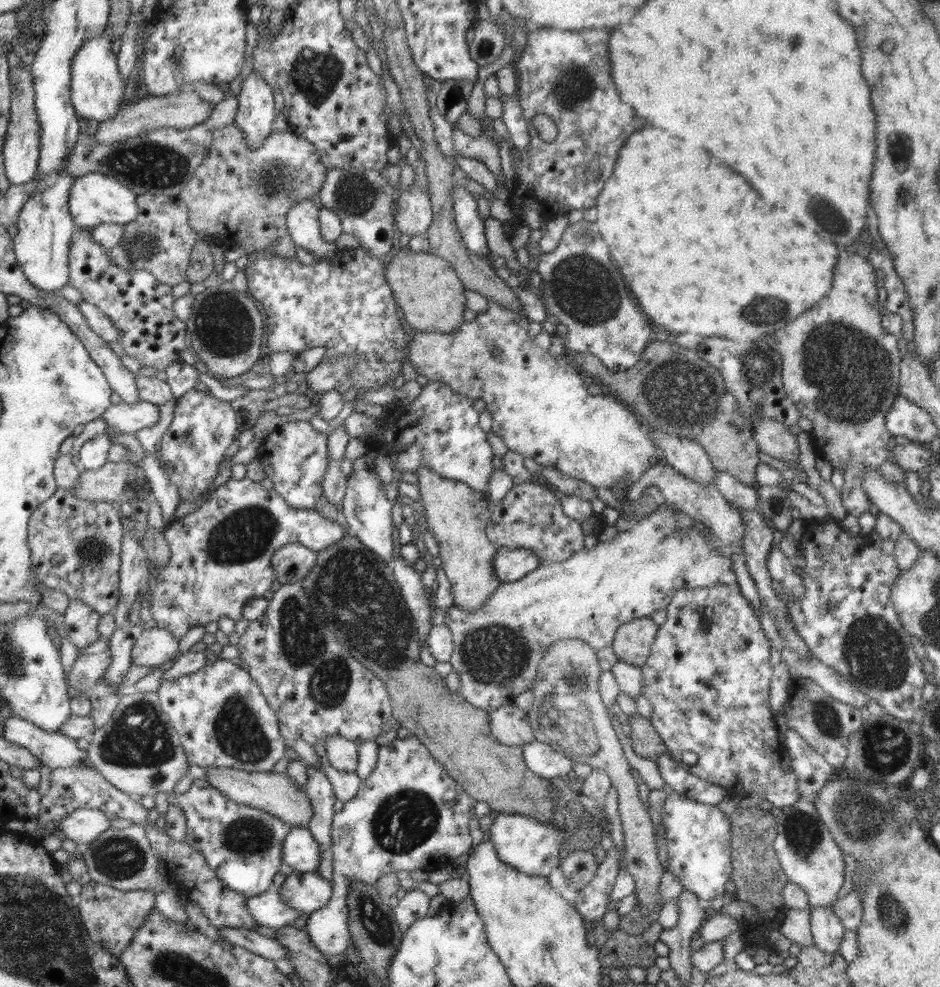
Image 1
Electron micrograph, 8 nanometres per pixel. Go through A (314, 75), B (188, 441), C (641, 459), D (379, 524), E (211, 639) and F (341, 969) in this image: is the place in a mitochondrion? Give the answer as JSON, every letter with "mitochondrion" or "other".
{"A":"mitochondrion","B":"mitochondrion","C":"other","D":"other","E":"other","F":"other"}

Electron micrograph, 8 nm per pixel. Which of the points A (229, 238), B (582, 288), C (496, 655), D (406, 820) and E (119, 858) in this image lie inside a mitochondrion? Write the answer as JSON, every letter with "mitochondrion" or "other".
{"A":"other","B":"mitochondrion","C":"mitochondrion","D":"mitochondrion","E":"mitochondrion"}

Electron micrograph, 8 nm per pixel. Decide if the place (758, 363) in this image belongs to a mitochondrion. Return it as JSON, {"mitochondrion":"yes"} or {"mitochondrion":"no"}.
{"mitochondrion":"yes"}

